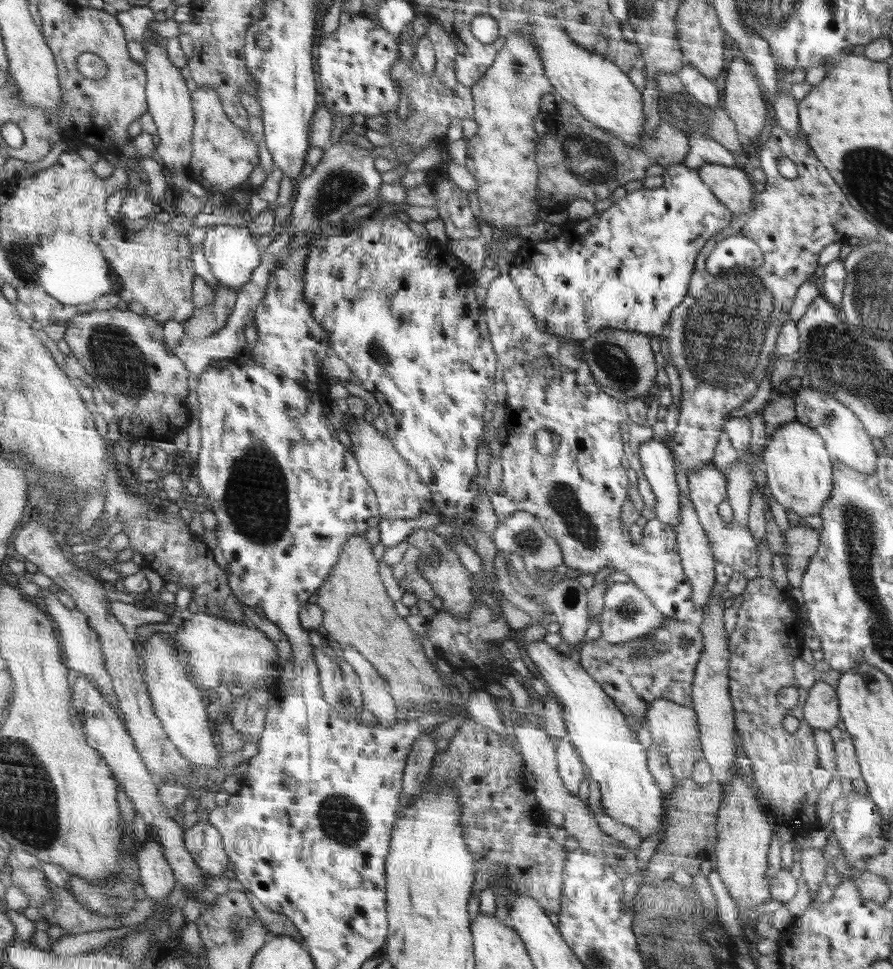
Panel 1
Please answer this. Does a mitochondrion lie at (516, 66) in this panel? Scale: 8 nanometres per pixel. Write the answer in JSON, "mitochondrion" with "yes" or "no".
{"mitochondrion":"yes"}

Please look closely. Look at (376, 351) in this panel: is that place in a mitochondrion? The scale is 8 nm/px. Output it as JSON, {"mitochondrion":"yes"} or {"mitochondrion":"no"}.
{"mitochondrion":"yes"}

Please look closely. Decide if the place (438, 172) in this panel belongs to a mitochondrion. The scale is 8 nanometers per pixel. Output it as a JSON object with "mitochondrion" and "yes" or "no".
{"mitochondrion":"no"}

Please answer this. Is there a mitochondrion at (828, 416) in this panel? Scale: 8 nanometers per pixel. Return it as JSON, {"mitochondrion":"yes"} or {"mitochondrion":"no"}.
{"mitochondrion":"yes"}

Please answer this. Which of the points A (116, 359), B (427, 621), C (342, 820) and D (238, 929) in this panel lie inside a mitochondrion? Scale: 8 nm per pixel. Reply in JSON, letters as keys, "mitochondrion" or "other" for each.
{"A":"mitochondrion","B":"other","C":"mitochondrion","D":"mitochondrion"}

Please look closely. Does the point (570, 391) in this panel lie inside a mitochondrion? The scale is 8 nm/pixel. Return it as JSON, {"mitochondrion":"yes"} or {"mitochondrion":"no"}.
{"mitochondrion":"no"}

